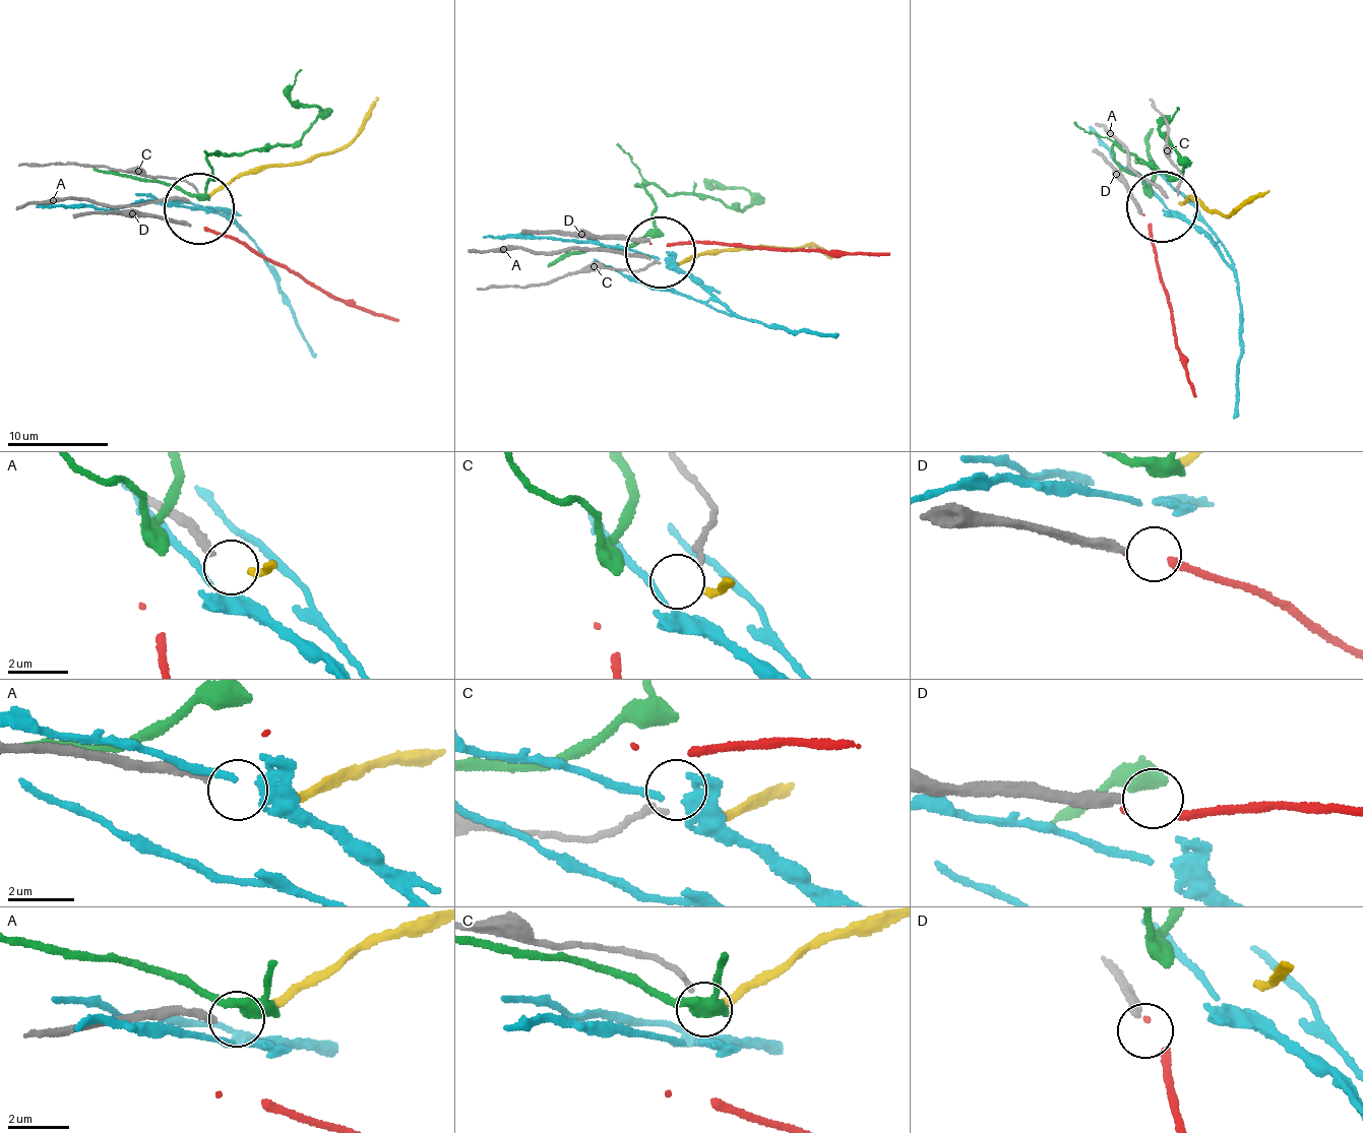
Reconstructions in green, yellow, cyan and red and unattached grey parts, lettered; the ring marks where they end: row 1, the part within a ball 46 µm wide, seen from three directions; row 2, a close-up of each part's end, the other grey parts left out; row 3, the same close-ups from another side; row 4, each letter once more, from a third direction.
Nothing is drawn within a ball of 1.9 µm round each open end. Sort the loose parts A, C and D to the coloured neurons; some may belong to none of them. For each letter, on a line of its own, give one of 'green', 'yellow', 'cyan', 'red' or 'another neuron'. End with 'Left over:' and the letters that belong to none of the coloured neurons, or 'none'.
A: yellow
C: another neuron
D: another neuron
Left over: C, D

